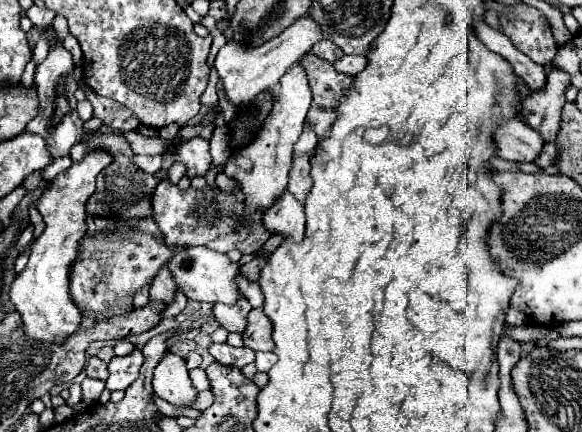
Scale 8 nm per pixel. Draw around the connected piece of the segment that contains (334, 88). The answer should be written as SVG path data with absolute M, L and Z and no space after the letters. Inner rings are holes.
M314 53L304 55L300 65L304 67L308 75L308 85L314 93L306 121L318 135L320 143L330 135L332 123L338 117L338 105L344 99L344 91L354 83L354 77L338 73L332 63Z

